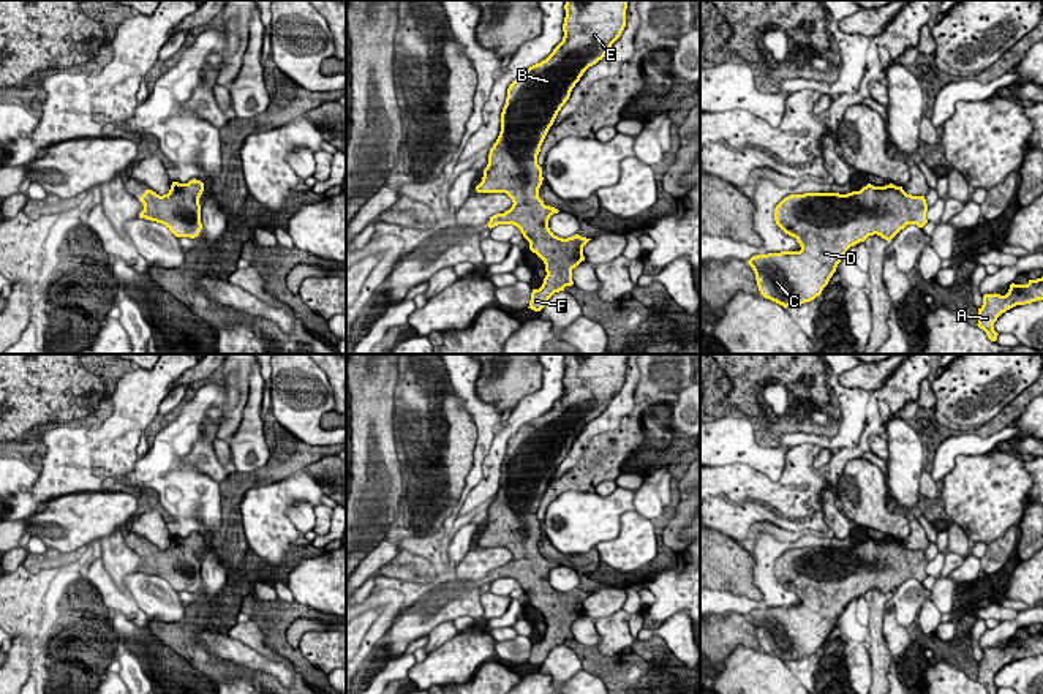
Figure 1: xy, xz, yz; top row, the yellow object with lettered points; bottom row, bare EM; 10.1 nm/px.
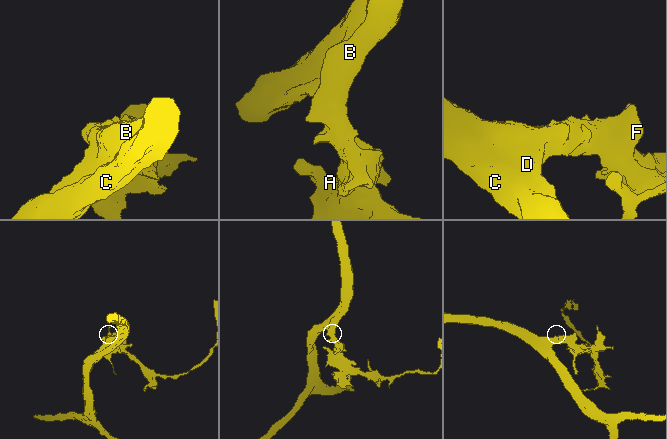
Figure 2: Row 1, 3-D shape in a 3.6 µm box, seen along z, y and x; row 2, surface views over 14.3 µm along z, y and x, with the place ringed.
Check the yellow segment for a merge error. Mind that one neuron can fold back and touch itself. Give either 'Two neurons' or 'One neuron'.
One neuron

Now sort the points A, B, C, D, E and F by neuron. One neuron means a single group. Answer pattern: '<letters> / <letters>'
A B C D E F

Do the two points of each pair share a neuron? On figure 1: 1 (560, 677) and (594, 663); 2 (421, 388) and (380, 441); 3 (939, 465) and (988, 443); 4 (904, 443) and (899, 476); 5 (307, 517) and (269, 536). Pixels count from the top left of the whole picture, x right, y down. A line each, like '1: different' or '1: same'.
1: different
2: different
3: same
4: same
5: different

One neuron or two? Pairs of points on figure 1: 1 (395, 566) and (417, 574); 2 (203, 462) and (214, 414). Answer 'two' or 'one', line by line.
1: one
2: one

